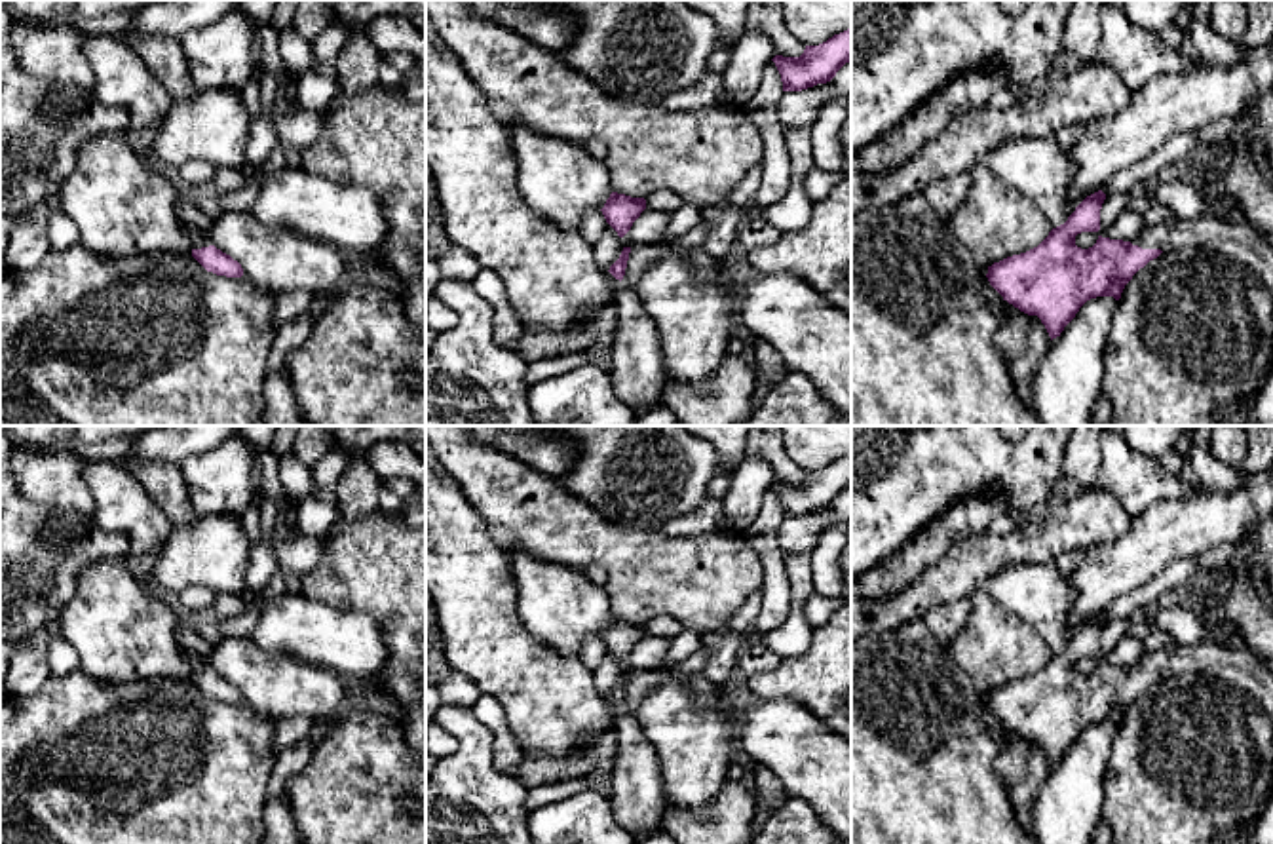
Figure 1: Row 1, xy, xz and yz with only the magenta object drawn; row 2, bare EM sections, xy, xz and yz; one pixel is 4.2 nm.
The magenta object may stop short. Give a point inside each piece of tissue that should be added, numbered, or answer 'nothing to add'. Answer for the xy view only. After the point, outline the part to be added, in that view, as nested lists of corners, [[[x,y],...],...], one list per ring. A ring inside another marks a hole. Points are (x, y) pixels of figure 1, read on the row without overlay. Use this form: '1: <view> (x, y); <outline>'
1: xy (200, 664); [[[190,654],[192,662],[194,662],[194,675],[201,675],[201,673],[209,673],[213,671],[211,663],[198,656],[198,654]]]

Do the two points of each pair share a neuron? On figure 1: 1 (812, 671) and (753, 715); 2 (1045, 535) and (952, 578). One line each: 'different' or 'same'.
1: different
2: same

